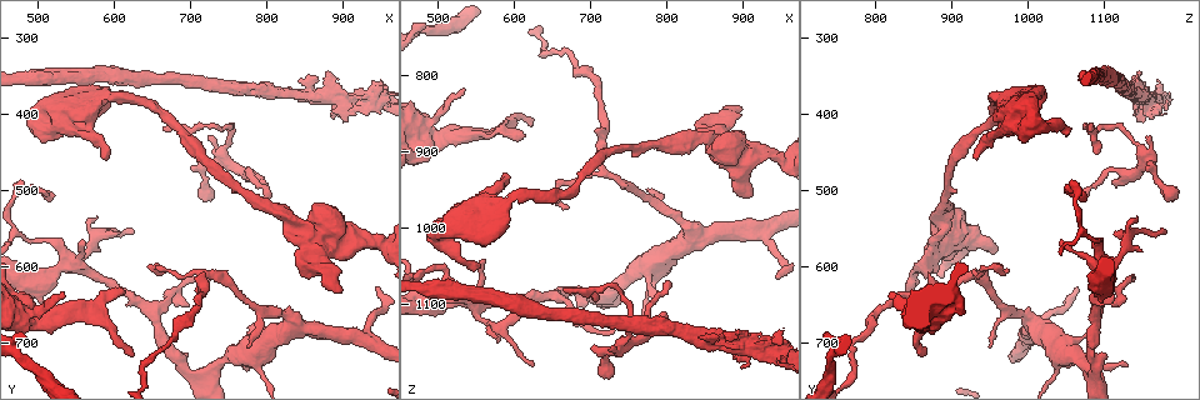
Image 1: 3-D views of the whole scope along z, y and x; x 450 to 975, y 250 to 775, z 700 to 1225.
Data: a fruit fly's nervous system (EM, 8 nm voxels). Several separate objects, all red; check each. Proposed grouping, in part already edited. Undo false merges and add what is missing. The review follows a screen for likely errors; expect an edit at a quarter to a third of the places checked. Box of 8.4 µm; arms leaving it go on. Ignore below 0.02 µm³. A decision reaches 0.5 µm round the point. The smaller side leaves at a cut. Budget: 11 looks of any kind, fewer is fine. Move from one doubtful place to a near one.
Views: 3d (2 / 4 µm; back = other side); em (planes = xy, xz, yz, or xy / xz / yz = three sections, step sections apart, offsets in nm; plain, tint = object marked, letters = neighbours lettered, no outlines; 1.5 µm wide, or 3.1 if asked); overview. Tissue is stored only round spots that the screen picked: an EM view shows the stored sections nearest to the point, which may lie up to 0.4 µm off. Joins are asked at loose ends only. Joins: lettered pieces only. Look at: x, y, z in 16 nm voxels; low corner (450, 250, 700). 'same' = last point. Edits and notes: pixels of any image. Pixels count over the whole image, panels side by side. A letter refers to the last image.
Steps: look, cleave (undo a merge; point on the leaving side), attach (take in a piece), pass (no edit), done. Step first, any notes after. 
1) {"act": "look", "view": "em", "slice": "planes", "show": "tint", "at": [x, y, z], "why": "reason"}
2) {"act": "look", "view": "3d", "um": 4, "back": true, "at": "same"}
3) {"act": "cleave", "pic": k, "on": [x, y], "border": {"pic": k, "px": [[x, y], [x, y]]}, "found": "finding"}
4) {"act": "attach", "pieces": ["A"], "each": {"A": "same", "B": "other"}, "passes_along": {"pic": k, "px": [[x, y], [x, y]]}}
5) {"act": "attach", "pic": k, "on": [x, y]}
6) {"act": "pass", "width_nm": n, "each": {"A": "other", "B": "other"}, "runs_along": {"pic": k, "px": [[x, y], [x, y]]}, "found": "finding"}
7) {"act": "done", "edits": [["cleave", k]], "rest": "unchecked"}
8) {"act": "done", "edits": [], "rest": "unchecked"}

{"act": "look", "view": "em", "slice": "xz", "step": 4, "show": "letters", "at": [720, 635, 830], "why": "narrows sharply"}

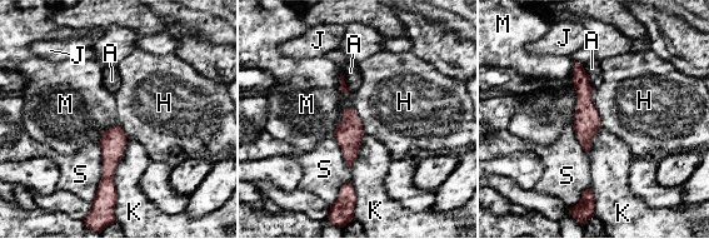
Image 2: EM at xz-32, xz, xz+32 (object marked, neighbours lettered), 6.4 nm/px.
{"act": "pass", "each": {"A": "other", "H": "other", "J": "other", "K": "other", "M": "other", "S": "other"}, "border": {"pic": 2, "px": [[582, 64], [593, 90]]}, "found": "continuous, no second neuron"}

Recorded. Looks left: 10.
{"act": "look", "view": "em", "slice": "yz", "step": 4, "show": "letters", "at": [625, 715, 860], "why": "thin end"}

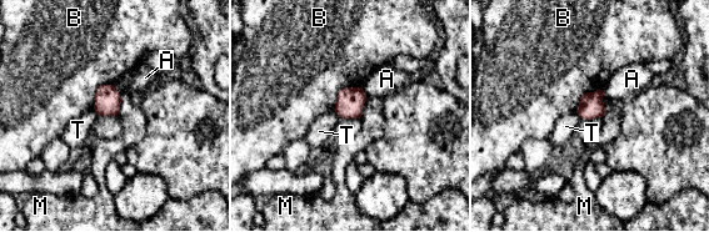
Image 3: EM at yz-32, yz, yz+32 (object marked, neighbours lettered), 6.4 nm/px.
{"act": "look", "view": "em", "slice": "planes", "show": "letters", "at": "same", "why": "cut it another way"}

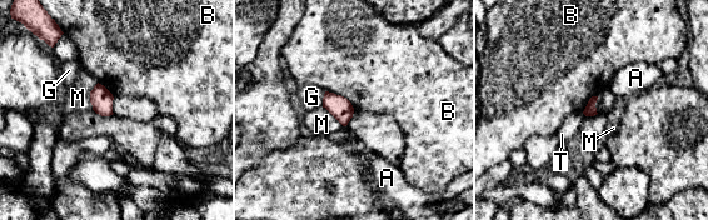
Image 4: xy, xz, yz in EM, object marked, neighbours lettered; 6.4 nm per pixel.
{"act": "pass", "each": {"A": "other", "B": "other", "G": "other", "M": "other", "T": "other"}, "border": {"pic": 4, "px": [[325, 90], [343, 95], [354, 110]]}, "found": "no lettered piece goes on from it"}

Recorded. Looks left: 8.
{"act": "look", "view": "3d", "um": 2, "at": [550, 425, 1050], "why": "branch stops here"}

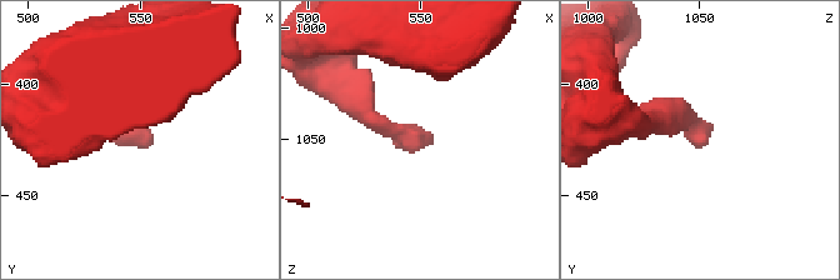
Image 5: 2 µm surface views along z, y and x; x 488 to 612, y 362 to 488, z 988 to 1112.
{"act": "look", "view": "em", "slice": "yz", "step": 8, "show": "plain", "at": [552, 426, 1052]}

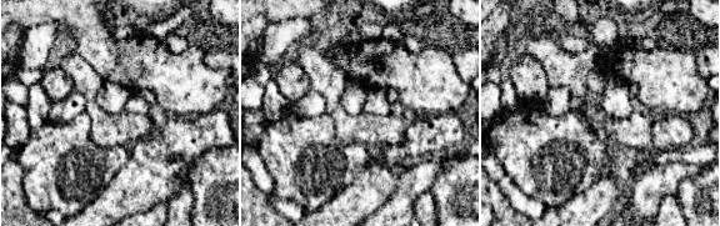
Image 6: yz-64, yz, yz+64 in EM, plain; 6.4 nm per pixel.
{"act": "look", "view": "em", "slice": "yz", "step": 8, "show": "letters", "at": "same", "why": "what lies round it"}

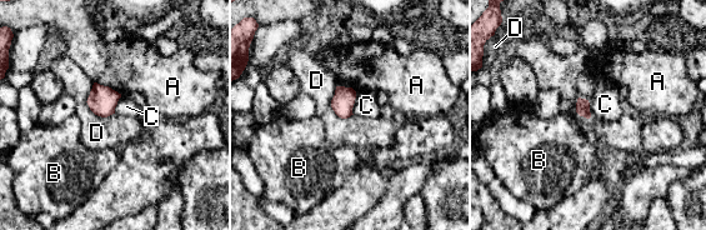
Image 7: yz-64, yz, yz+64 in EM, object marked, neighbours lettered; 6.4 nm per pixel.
{"act": "pass", "each": {"A": "other", "B": "other", "C": "other", "D": "other"}, "border": {"pic": 7, "px": [[355, 90], [352, 114]]}, "found": "no lettered piece goes on from it"}

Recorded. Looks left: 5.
{"act": "look", "view": "em", "slice": "xy", "step": 4, "show": "letters", "at": [800, 490, 1120]}

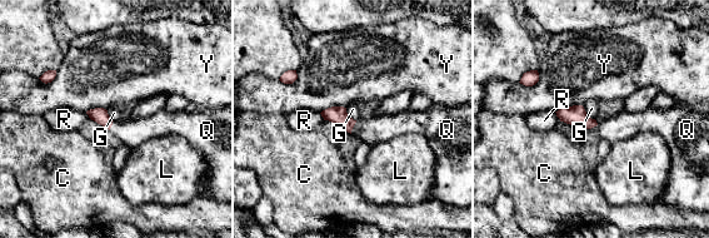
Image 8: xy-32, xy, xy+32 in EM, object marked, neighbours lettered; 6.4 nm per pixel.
{"act": "look", "view": "em", "slice": "xz", "step": 4, "show": "letters", "at": "same"}

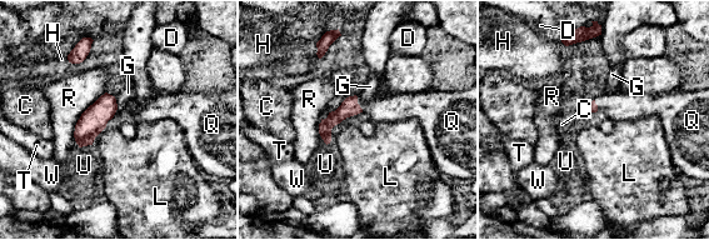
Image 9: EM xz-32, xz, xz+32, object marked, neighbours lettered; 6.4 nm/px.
{"act": "attach", "pieces": ["Q"], "each": {"C": "other", "D": "other", "G": "other", "H": "other", "L": "other", "Q": "same", "R": "other", "T": "other", "U": "other", "W": "other"}, "passes_along": {"pic": 9, "px": [[349, 106], [358, 104], [389, 108]]}, "found": "the neuron continues"}

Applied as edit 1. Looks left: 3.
{"act": "done", "edits": [["attach", 9]], "rest": "unchecked"}

